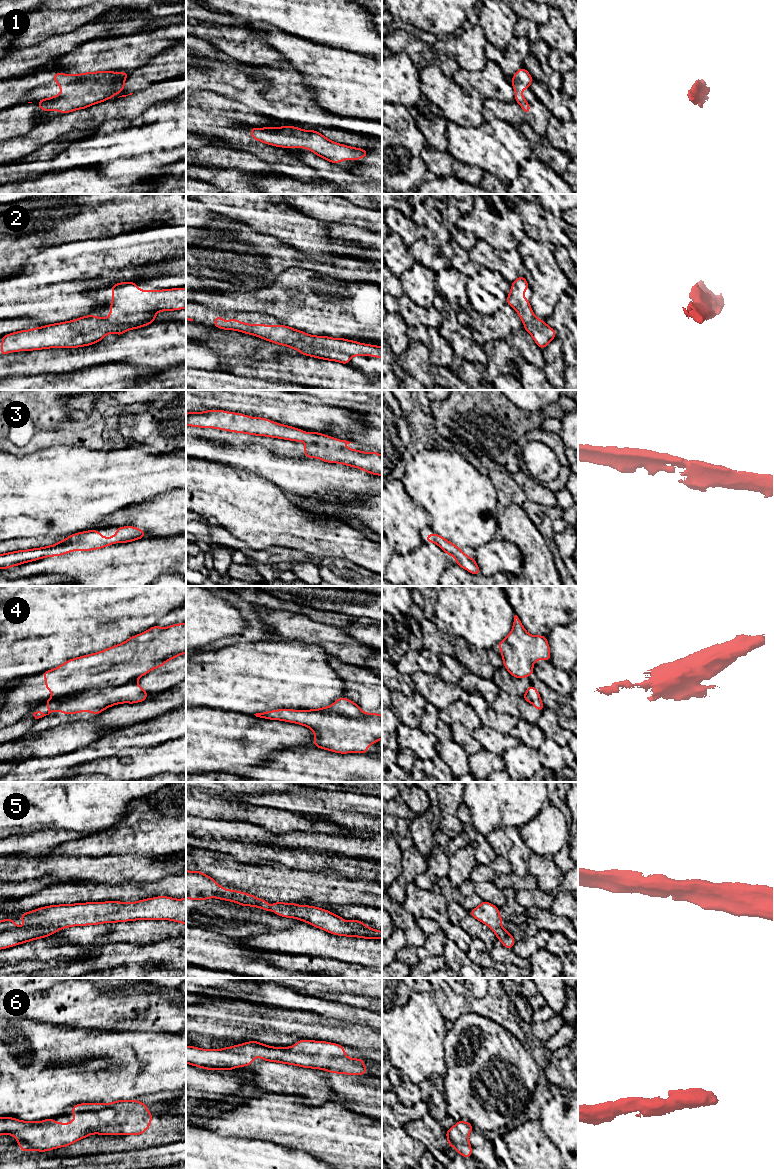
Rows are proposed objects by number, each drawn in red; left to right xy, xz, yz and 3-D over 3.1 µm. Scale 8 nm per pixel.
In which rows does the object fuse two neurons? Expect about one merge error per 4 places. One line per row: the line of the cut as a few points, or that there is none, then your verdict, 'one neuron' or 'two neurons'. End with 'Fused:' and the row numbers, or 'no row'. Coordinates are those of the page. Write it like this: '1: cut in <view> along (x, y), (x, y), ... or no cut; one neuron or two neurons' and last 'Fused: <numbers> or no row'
1: no cut; one neuron
2: no cut; one neuron
3: no cut; one neuron
4: no cut; one neuron
5: no cut; one neuron
6: no cut; one neuron
Fused: no row

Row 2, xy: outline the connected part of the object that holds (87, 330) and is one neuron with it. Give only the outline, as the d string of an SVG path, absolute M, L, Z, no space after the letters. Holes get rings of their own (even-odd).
M120 282L111 285L111 300L108 318L88 315L75 320L48 324L30 330L21 330L1 337L0 356L10 352L41 350L48 348L77 348L101 341L108 333L123 335L127 330L138 329L156 321L155 314L160 311L173 311L186 308L186 288L164 290L140 290L135 282Z

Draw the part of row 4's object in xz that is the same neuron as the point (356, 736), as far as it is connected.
M340 697L332 705L312 710L279 709L254 714L256 717L297 723L310 728L315 734L314 746L335 753L364 753L368 746L382 739L382 716L379 713L365 713L358 704Z

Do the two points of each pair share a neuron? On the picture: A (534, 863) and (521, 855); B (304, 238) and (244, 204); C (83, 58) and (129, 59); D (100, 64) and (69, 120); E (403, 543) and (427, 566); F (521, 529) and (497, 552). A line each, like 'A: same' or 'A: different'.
A: different
B: same
C: same
D: different
E: different
F: different

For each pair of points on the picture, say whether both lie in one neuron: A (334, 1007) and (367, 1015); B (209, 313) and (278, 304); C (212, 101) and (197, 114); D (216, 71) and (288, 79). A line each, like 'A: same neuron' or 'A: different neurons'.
A: same neuron
B: different neurons
C: same neuron
D: same neuron

